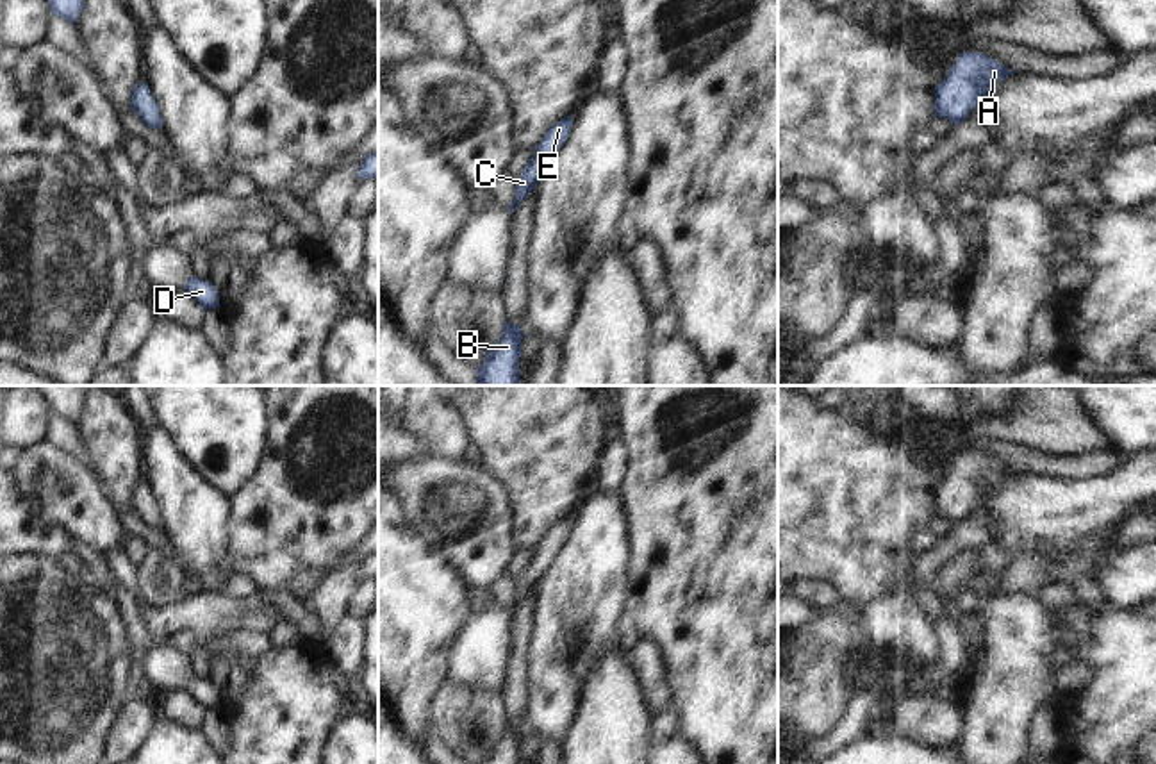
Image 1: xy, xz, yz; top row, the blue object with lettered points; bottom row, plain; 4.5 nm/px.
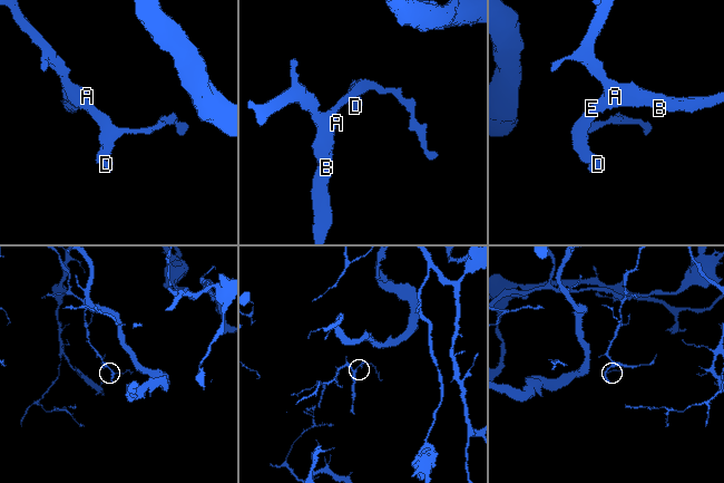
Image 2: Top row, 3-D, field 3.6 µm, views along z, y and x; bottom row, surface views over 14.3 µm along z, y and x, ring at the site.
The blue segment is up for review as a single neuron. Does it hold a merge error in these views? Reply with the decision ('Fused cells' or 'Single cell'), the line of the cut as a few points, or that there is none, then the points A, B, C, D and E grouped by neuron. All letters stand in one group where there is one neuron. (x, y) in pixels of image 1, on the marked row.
Single cell. No split. Groups: A B C D E

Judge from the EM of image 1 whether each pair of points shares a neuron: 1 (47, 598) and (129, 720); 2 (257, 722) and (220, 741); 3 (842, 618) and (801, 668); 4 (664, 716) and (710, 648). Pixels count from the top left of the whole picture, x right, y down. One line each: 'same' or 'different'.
1: different
2: different
3: same
4: different

